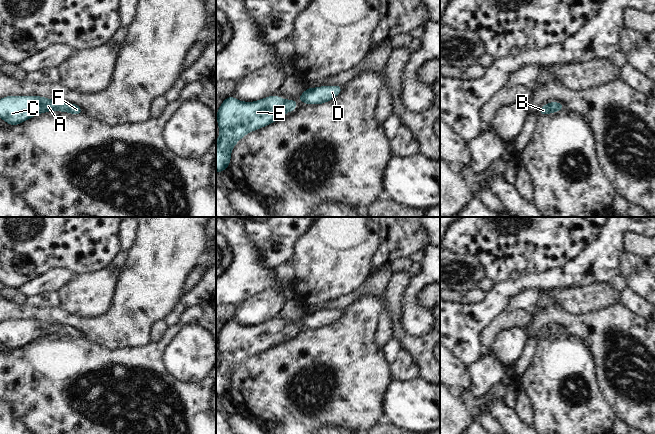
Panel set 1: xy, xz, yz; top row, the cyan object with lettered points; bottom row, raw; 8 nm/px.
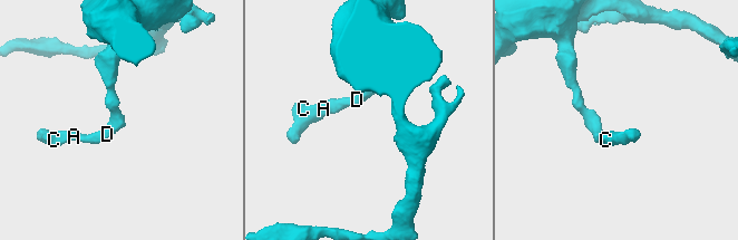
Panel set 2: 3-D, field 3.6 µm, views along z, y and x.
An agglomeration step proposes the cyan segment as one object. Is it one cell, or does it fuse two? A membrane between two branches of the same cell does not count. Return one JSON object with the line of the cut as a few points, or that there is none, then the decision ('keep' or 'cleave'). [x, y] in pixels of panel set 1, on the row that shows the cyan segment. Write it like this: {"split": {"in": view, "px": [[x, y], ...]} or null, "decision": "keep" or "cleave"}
{"split": null, "decision": "keep"}

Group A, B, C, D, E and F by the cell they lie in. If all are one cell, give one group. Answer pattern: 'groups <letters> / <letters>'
groups A B C D E F

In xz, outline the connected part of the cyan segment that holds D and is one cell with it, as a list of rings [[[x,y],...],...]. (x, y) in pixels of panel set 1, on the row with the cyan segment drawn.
[[[342,85],[337,86],[320,86],[319,88],[306,88],[305,92],[298,96],[299,101],[305,104],[322,104],[333,100],[343,89]]]

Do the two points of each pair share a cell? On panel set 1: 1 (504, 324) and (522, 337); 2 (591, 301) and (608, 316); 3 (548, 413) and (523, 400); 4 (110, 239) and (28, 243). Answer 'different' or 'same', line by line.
1: different
2: different
3: different
4: same

